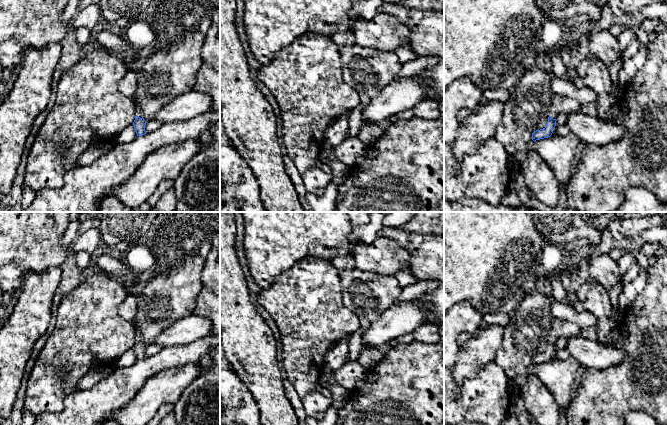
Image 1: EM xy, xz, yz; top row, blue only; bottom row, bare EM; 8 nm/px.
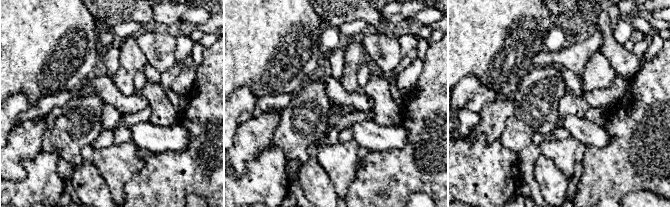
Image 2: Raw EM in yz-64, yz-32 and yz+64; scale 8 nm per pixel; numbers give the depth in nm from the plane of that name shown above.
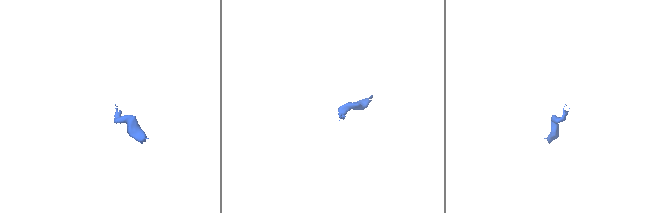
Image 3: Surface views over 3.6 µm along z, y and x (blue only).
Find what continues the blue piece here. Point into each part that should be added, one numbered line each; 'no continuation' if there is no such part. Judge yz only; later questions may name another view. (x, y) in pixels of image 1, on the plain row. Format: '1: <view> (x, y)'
1: yz (560, 328)

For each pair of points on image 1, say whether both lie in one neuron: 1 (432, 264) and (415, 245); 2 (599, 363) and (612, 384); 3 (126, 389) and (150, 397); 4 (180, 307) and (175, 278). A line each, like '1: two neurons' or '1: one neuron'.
1: one neuron
2: two neurons
3: two neurons
4: one neuron

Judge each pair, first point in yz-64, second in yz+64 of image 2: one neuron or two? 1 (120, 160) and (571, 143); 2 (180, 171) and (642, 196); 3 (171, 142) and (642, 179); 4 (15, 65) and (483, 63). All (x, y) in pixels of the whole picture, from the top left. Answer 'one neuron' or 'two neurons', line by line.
1: one neuron
2: two neurons
3: two neurons
4: one neuron

